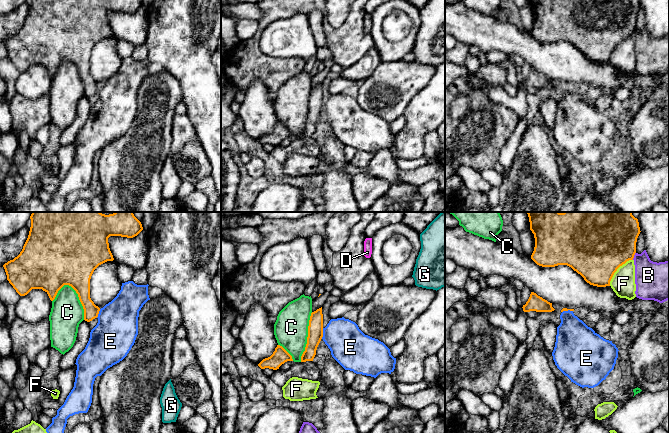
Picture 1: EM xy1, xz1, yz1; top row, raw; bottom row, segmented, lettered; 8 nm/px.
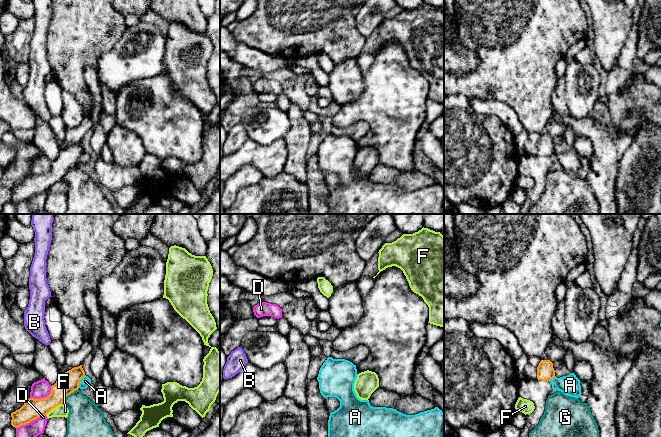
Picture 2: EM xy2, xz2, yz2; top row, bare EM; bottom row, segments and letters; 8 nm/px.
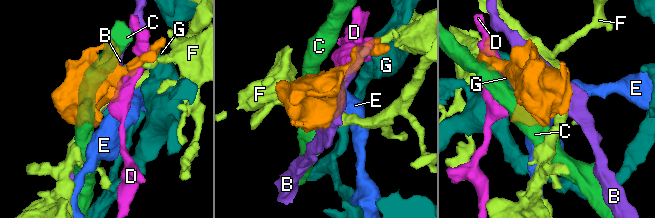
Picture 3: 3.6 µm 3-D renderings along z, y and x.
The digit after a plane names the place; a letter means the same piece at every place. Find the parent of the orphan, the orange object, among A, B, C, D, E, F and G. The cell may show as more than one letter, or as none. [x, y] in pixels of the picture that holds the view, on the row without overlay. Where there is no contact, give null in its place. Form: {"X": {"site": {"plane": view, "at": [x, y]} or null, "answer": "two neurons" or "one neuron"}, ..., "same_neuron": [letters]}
{"A": {"site": {"plane": "xy2", "at": [80, 156]}, "answer": "two neurons"}, "B": {"site": {"plane": "yz1", "at": [633, 32]}, "answer": "two neurons"}, "C": {"site": {"plane": "xy1", "at": [79, 75]}, "answer": "two neurons"}, "D": {"site": {"plane": "xy2", "at": [30, 197]}, "answer": "two neurons"}, "E": {"site": {"plane": "xz1", "at": [322, 109]}, "answer": "two neurons"}, "F": {"site": {"plane": "yz1", "at": [616, 46]}, "answer": "two neurons"}, "G": {"site": {"plane": "xy2", "at": [68, 170]}, "answer": "two neurons"}, "same_neuron": []}

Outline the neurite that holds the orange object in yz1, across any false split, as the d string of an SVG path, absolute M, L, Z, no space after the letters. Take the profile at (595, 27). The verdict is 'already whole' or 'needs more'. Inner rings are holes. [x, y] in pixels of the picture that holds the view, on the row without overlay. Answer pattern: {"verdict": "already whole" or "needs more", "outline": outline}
{"verdict": "already whole", "outline": "M530 0L535 23L531 35L542 43L567 41L590 61L610 62L617 45L636 29L639 0Z"}

